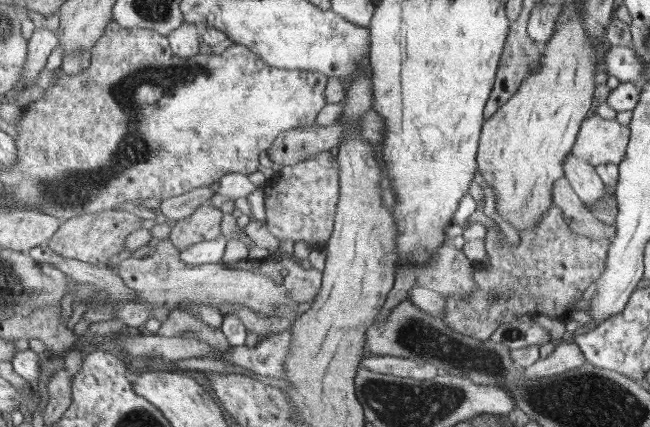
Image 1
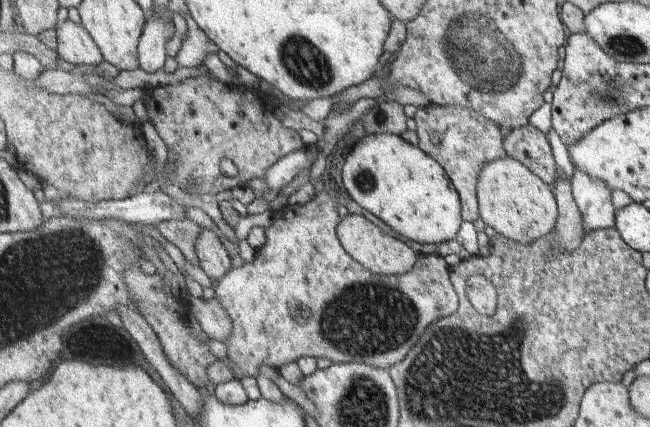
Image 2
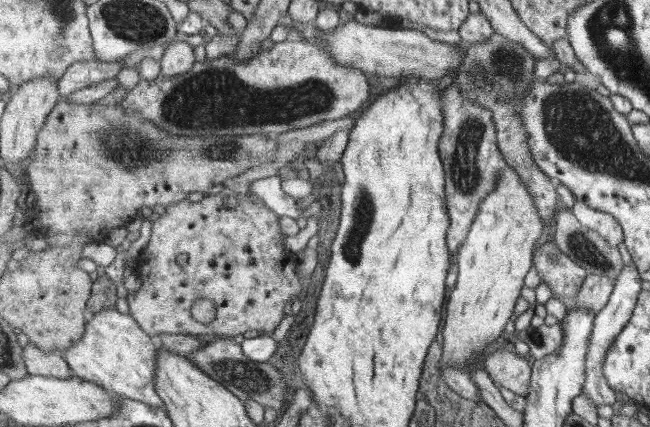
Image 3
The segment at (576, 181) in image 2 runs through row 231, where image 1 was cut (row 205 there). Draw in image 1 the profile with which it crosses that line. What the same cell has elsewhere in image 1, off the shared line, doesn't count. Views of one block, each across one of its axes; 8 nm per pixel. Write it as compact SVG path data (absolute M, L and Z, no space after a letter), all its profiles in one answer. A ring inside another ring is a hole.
M572 152L566 158L564 169L575 193L588 207L602 202L609 193L609 188L603 183L596 167L583 158L577 158Z

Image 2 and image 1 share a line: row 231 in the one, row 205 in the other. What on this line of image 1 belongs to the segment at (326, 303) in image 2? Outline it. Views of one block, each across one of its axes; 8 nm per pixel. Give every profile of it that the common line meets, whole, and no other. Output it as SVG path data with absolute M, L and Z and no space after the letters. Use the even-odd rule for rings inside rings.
M323 151L311 158L309 162L301 162L291 166L281 167L281 182L267 184L265 194L266 224L269 232L277 240L305 240L312 247L322 247L329 244L334 234L335 219L340 201L340 162L330 151ZM299 194L299 196L291 196ZM291 200L297 202L291 202Z

